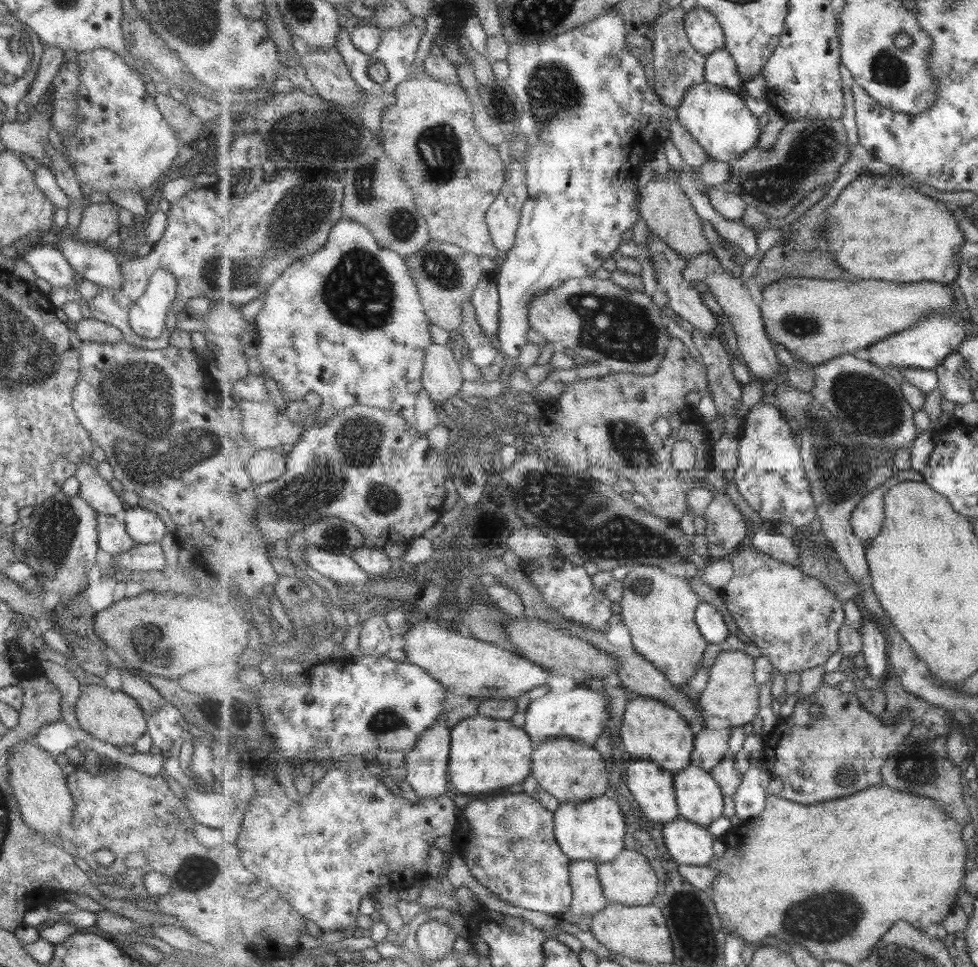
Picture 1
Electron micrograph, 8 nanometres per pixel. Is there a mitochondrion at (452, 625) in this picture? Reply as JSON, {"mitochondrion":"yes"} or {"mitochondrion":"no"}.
{"mitochondrion":"no"}

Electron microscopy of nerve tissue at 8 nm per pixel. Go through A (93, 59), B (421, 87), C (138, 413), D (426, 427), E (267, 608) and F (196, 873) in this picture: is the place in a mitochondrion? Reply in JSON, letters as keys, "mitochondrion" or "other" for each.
{"A":"other","B":"other","C":"mitochondrion","D":"other","E":"other","F":"mitochondrion"}

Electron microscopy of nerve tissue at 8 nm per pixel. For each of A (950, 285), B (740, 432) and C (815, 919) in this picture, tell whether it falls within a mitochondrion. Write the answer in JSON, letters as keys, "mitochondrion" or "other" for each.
{"A":"other","B":"other","C":"mitochondrion"}

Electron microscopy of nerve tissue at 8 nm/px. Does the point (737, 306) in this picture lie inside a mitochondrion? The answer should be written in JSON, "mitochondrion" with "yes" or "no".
{"mitochondrion":"no"}

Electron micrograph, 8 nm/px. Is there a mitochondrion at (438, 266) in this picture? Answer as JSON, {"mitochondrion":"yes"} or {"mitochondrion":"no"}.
{"mitochondrion":"yes"}

